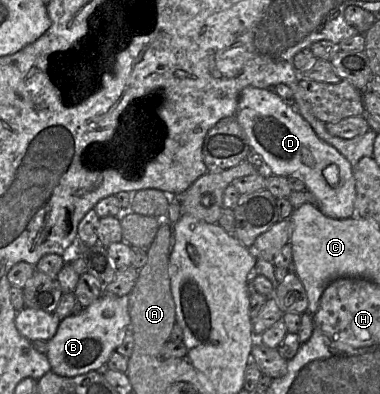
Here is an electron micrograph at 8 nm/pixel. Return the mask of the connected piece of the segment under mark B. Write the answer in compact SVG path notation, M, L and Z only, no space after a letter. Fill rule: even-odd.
M104 294L88 307L84 307L78 315L62 319L55 335L47 341L46 356L51 372L64 377L75 377L102 370L110 355L122 343L129 325L128 295Z

